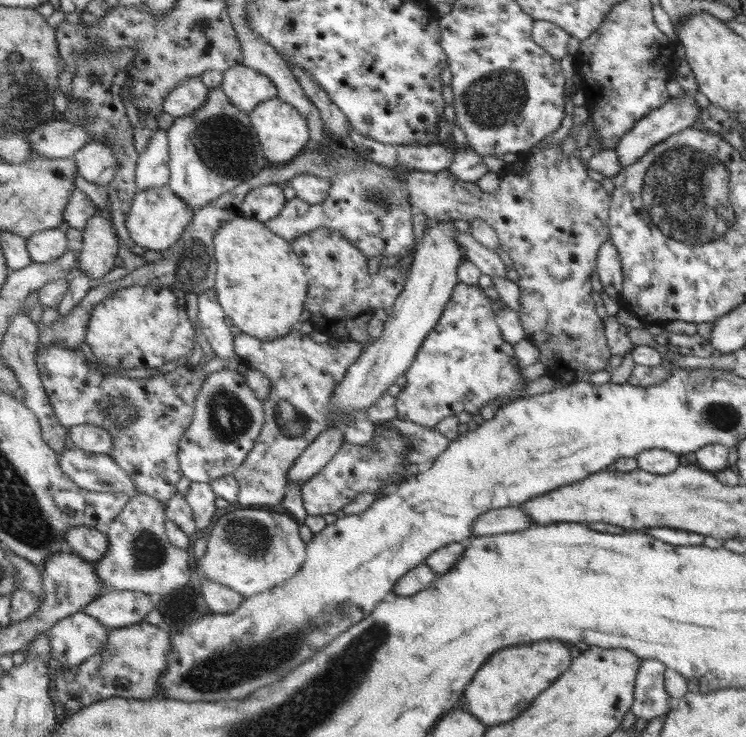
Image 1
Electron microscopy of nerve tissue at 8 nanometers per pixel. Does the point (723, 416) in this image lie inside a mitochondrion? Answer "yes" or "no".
yes

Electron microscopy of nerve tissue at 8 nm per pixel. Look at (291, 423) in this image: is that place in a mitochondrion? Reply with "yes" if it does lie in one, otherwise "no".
yes

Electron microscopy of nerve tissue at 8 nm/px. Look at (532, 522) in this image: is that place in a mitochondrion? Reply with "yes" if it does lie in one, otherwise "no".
no

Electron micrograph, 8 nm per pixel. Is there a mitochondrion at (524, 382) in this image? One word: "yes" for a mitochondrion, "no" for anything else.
no

